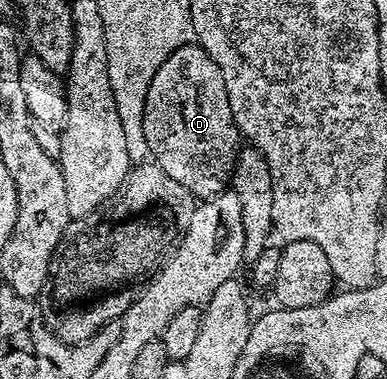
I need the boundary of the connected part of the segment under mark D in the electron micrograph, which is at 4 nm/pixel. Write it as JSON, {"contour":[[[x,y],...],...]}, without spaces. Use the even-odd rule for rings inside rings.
{"contour":[[[188,43],[181,46],[173,51],[173,55],[169,55],[169,59],[165,59],[165,63],[161,63],[161,67],[157,67],[157,75],[153,75],[153,83],[149,83],[145,99],[143,126],[147,151],[154,164],[159,165],[165,175],[177,179],[177,183],[181,183],[181,187],[188,189],[196,198],[215,197],[228,188],[229,174],[235,164],[241,134],[229,107],[225,79],[221,79],[217,63],[213,63],[213,59],[200,45]]]}

